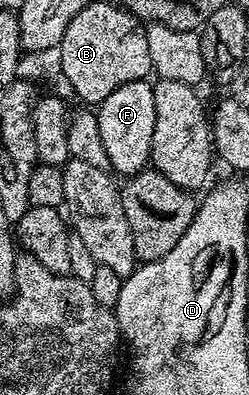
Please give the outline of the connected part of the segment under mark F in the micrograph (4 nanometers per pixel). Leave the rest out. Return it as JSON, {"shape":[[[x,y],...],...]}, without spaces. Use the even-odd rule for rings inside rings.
{"shape":[[[147,79],[126,82],[126,86],[118,86],[110,98],[106,98],[95,109],[98,122],[98,134],[102,134],[102,144],[106,146],[106,156],[110,158],[111,171],[121,172],[121,177],[131,178],[137,172],[149,167],[152,159],[152,143],[154,142],[154,90]]]}

